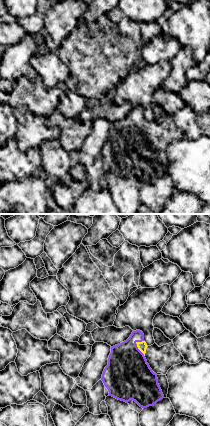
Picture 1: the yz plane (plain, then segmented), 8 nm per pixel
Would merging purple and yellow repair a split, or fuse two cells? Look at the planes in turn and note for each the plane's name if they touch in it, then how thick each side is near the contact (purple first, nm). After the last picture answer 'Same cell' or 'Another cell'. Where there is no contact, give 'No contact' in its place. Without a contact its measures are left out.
Touches purple in yz. Thickness 380 nm (purple) against 80 nm

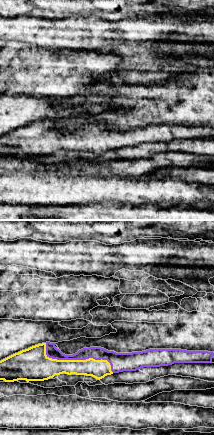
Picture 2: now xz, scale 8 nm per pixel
Touches purple in xz. Thickness 110 nm (purple) against 160 nm

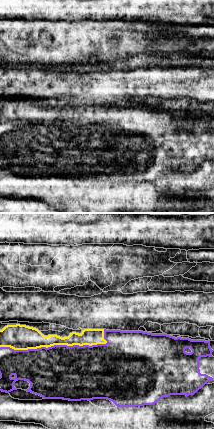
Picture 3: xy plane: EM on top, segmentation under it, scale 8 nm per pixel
Touches purple in xy. Thickness 440 nm (purple) against 190 nm

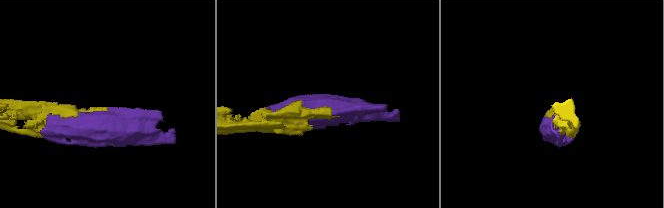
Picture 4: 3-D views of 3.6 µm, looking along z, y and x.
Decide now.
Same cell

